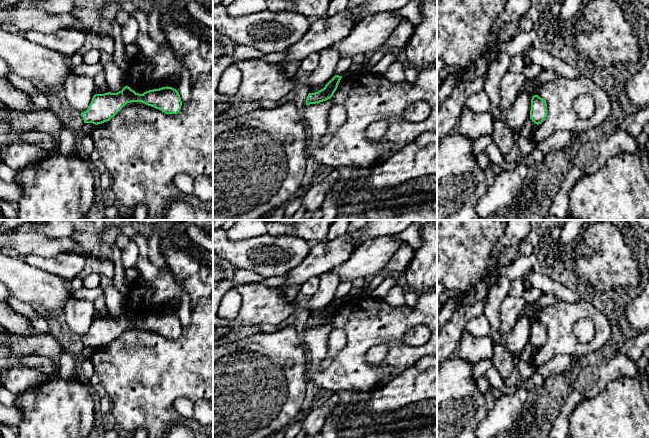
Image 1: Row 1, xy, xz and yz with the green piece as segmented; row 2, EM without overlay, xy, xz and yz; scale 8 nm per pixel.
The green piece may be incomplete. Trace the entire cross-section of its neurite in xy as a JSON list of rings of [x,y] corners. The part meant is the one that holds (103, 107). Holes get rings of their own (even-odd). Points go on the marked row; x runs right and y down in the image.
[[[125,86],[117,93],[95,94],[88,109],[82,112],[81,116],[84,123],[102,124],[113,118],[127,103],[131,102],[142,102],[165,114],[177,114],[182,106],[178,91],[172,87],[162,87],[139,94]]]

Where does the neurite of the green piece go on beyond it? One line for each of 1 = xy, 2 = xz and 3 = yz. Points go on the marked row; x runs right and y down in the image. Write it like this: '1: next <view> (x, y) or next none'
1: next none
2: next none
3: next none

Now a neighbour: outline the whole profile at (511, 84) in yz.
[[[512,71],[505,73],[499,86],[500,107],[503,111],[515,102],[526,80],[522,73]]]

